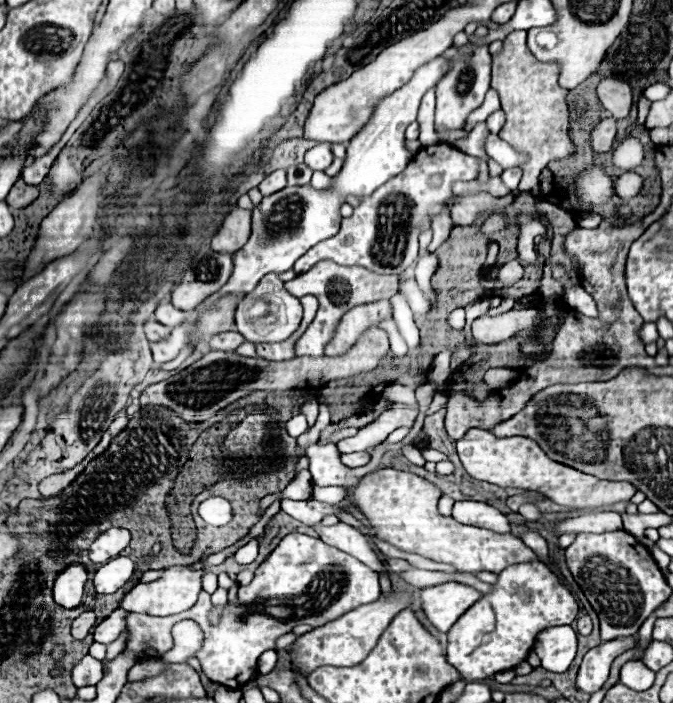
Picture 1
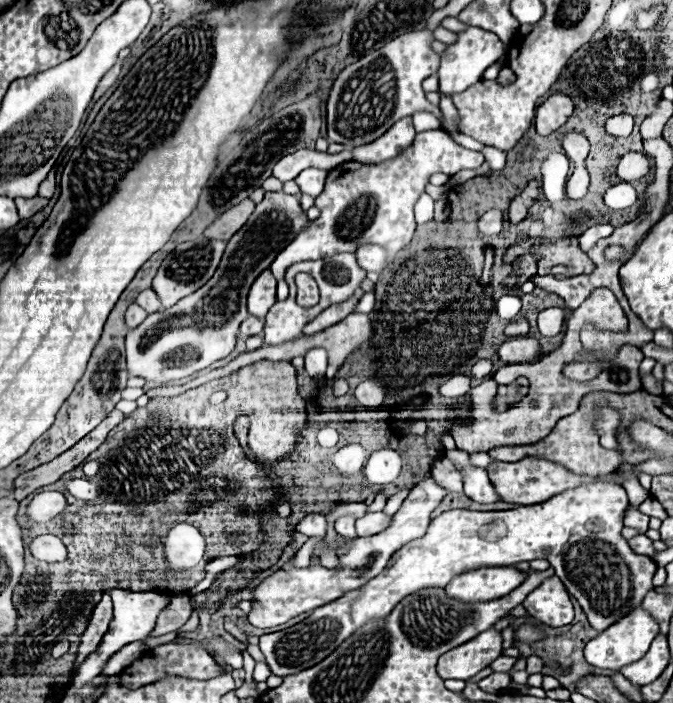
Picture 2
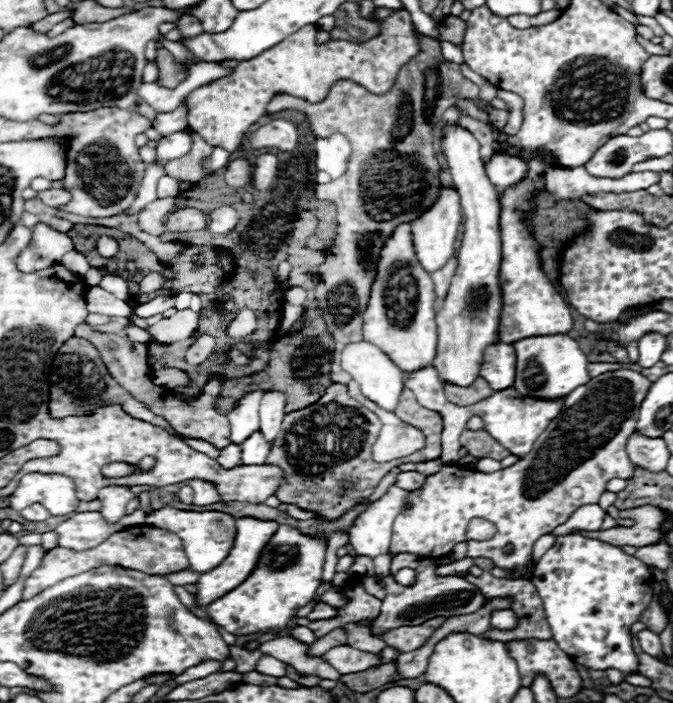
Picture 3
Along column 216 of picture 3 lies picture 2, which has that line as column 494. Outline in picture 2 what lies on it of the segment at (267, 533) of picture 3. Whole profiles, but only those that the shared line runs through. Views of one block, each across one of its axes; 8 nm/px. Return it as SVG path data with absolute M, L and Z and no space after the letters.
M486 566L456 574L446 586L446 592L462 602L486 602L510 594L526 576L528 572L522 572L516 566Z

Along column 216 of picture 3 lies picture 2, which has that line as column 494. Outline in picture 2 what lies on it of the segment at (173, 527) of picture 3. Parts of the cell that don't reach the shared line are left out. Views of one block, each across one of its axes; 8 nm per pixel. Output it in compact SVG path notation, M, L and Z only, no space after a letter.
M588 482L580 484L576 488L570 488L566 492L560 492L546 500L544 504L532 504L532 506L520 506L514 510L500 510L500 512L472 512L472 510L448 510L434 518L422 538L416 538L408 544L404 544L398 552L394 552L392 564L386 568L386 572L378 574L374 580L368 580L360 590L350 590L342 598L324 604L322 608L316 608L306 620L300 624L294 624L286 630L272 632L260 636L260 650L266 656L266 664L270 666L272 674L276 676L290 676L294 672L312 668L314 664L322 662L346 636L350 636L356 628L360 628L366 620L374 616L388 616L392 608L402 600L404 596L430 588L430 586L446 586L458 572L474 570L482 566L514 566L518 562L530 562L530 560L548 560L556 572L556 576L564 582L568 592L580 602L584 614L588 616L588 622L598 632L606 630L614 620L620 620L634 608L634 604L640 604L646 592L652 586L652 576L656 572L656 562L648 556L638 556L628 548L628 542L622 538L622 514L628 506L626 490L620 484L612 482Z

